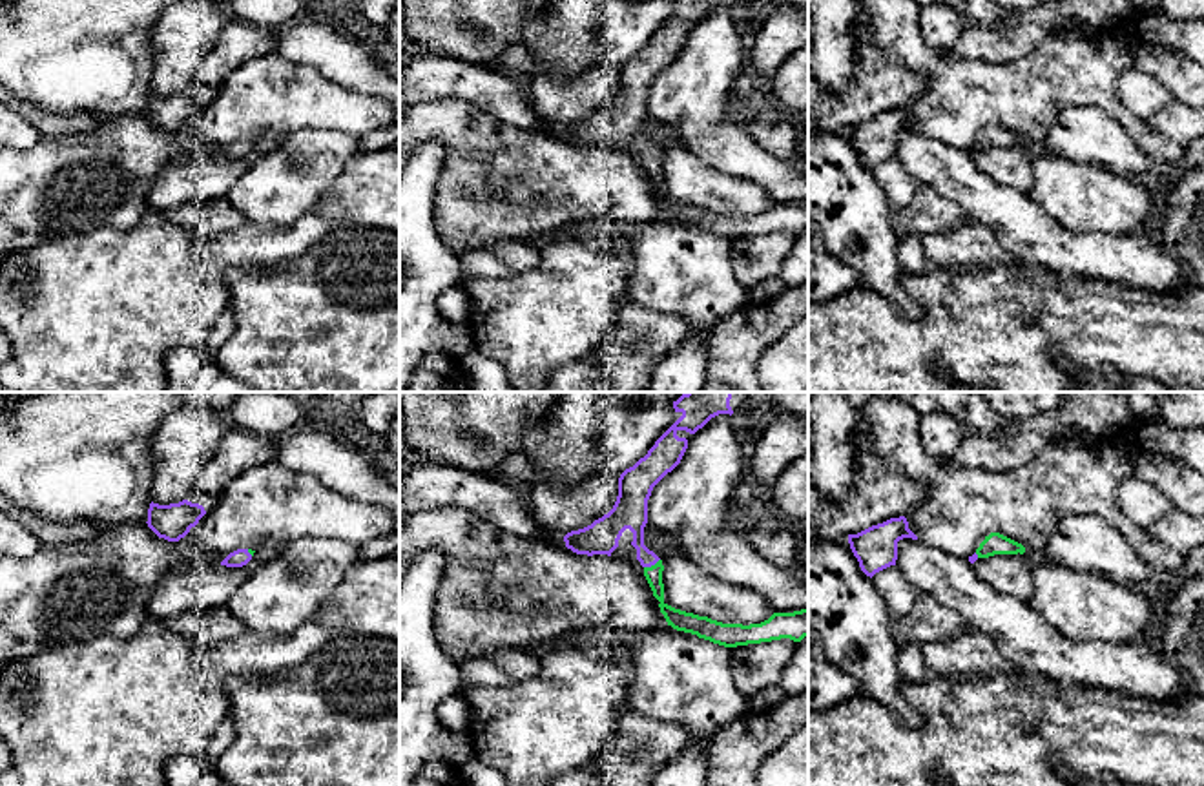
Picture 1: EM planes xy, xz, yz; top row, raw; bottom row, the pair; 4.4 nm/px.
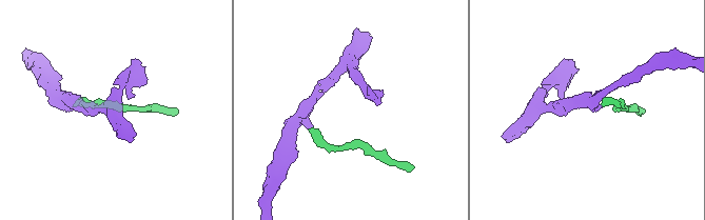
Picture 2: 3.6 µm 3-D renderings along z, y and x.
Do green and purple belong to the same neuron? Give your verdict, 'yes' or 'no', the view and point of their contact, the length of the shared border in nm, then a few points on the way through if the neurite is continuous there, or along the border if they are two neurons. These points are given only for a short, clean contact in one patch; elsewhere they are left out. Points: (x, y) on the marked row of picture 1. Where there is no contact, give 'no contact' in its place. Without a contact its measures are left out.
yes; meets green in xz at (652, 566); contact 80 nm long; runs through xz (653, 575), (652, 566), (637, 542), (632, 513)

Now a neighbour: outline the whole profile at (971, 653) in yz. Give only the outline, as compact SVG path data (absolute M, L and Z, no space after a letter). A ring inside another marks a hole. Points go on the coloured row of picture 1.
M976 629L927 642L921 647L923 660L936 677L981 677L1018 669L985 633Z

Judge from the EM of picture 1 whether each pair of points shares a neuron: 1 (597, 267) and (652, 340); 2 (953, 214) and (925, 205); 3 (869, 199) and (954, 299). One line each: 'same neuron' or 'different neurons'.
1: different neurons
2: same neuron
3: different neurons

